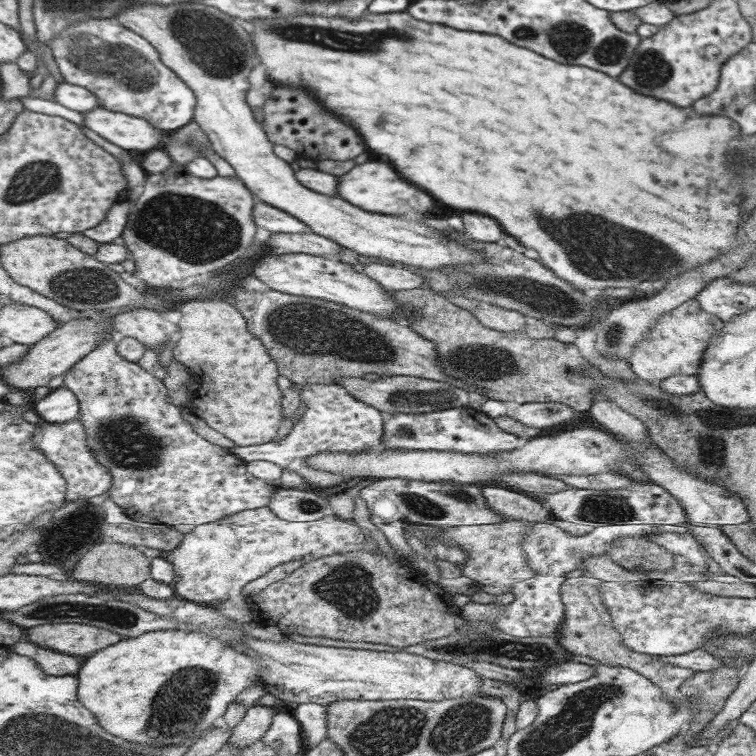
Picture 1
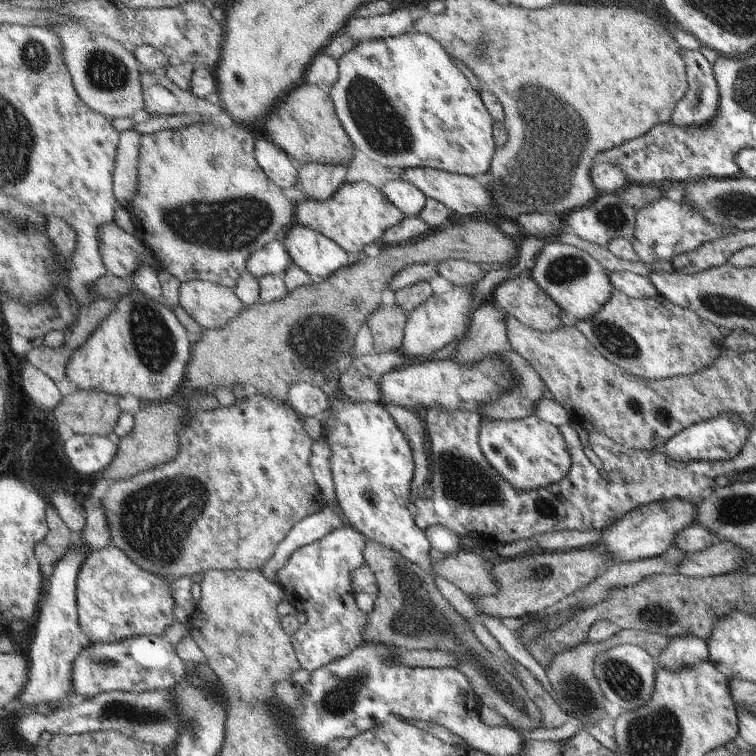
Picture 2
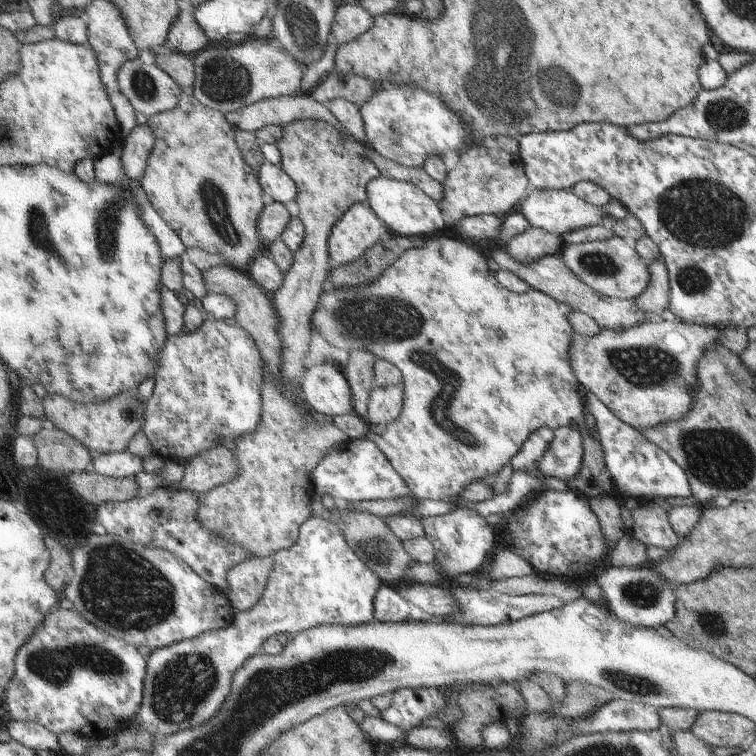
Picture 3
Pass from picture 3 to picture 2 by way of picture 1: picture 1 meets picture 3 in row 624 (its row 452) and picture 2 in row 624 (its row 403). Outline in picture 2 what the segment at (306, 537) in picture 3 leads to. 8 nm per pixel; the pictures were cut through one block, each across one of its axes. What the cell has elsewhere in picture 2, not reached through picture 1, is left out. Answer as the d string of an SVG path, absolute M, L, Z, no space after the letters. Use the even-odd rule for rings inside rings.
M349 524L335 528L319 540L294 550L277 572L277 582L285 589L286 600L297 610L302 611L308 619L306 623L295 630L291 643L296 656L300 659L301 668L305 670L312 671L324 667L332 660L348 655L364 640L369 614L361 612L355 606L353 594L356 593L356 590L352 582L352 572L363 566L364 563L361 557L365 546L363 539Z

